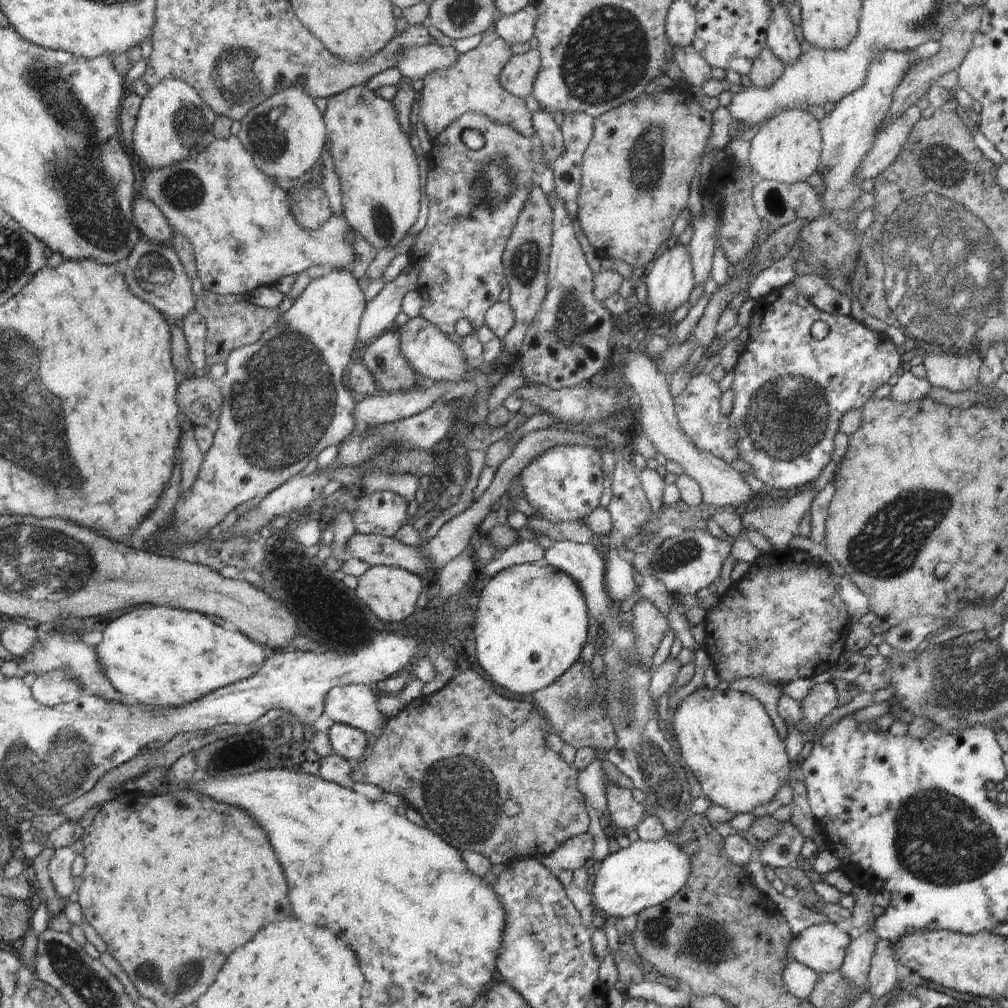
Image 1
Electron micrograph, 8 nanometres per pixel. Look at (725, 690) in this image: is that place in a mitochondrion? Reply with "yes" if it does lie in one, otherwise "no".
no

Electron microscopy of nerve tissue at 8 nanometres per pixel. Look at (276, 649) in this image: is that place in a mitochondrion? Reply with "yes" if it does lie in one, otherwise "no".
no

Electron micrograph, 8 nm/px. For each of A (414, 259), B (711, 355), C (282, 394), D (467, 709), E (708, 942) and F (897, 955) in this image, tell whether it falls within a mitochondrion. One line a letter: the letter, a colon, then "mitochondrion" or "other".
A: other
B: other
C: mitochondrion
D: other
E: mitochondrion
F: other

